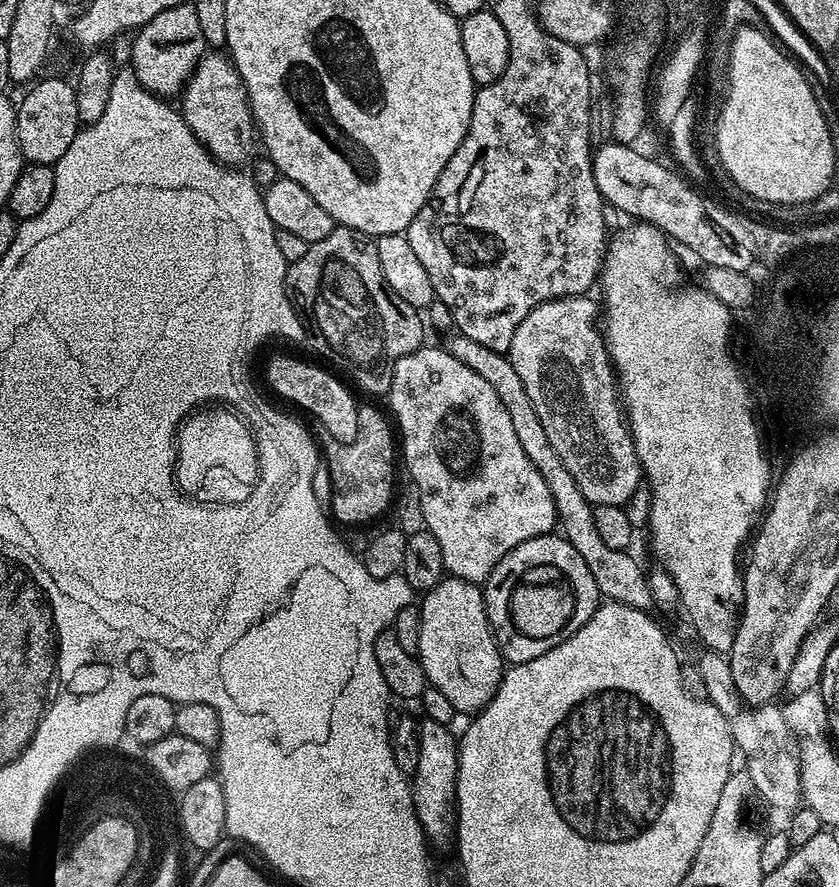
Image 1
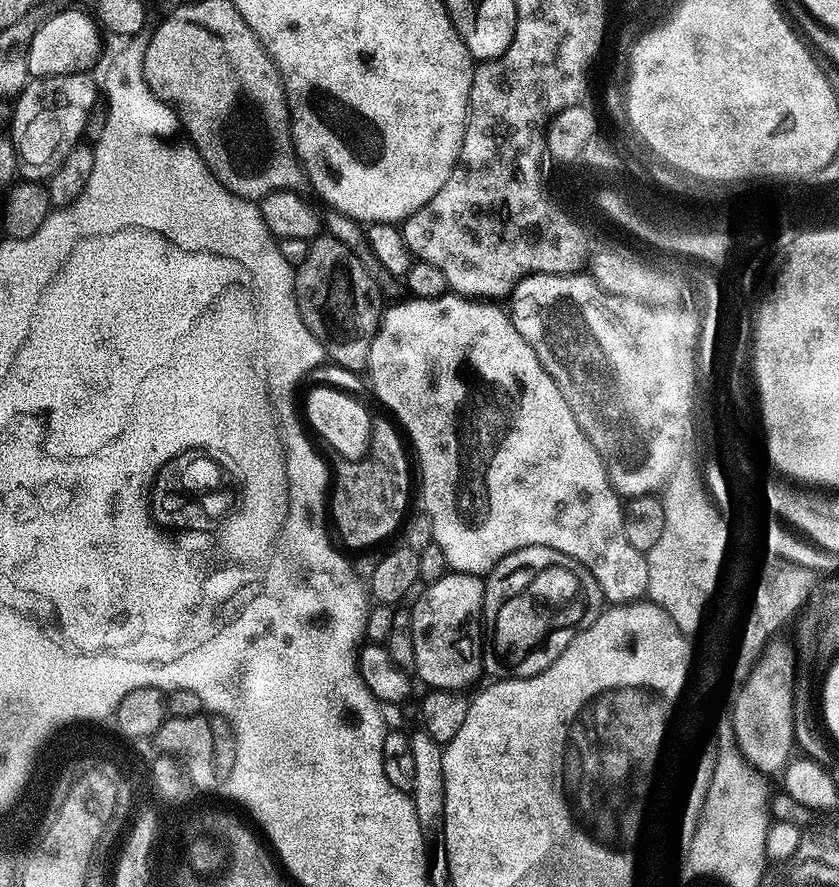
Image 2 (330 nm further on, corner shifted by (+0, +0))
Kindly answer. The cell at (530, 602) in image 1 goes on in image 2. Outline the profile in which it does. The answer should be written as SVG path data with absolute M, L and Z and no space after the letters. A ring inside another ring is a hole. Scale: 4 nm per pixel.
M526 546L502 557L484 580L483 667L488 669L495 664L501 664L504 668L512 668L515 664L522 663L551 632L556 632L559 628L575 629L585 619L584 580L586 581L586 573L581 564L574 562L566 554L550 550L546 546Z

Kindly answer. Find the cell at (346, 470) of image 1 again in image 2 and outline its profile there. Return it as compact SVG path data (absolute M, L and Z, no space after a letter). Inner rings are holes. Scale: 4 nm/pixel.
M373 419L368 455L361 460L347 460L337 455L331 457L330 520L335 535L344 539L345 549L371 549L376 546L372 544L386 539L395 528L397 531L409 511L408 496L404 491L408 488L410 456L397 425L391 419L388 420Z

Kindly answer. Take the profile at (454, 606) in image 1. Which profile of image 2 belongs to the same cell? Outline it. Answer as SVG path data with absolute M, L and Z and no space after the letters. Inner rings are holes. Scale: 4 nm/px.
M451 570L445 572L442 578L438 578L438 582L427 585L423 589L425 592L416 600L416 605L411 605L412 613L412 637L414 638L414 662L416 663L415 675L421 676L428 683L429 689L433 688L451 688L453 690L467 689L467 684L472 684L476 680L476 675L482 672L482 648L478 643L478 637L482 632L482 609L484 606L484 580L479 576L471 576L465 572L453 572Z

